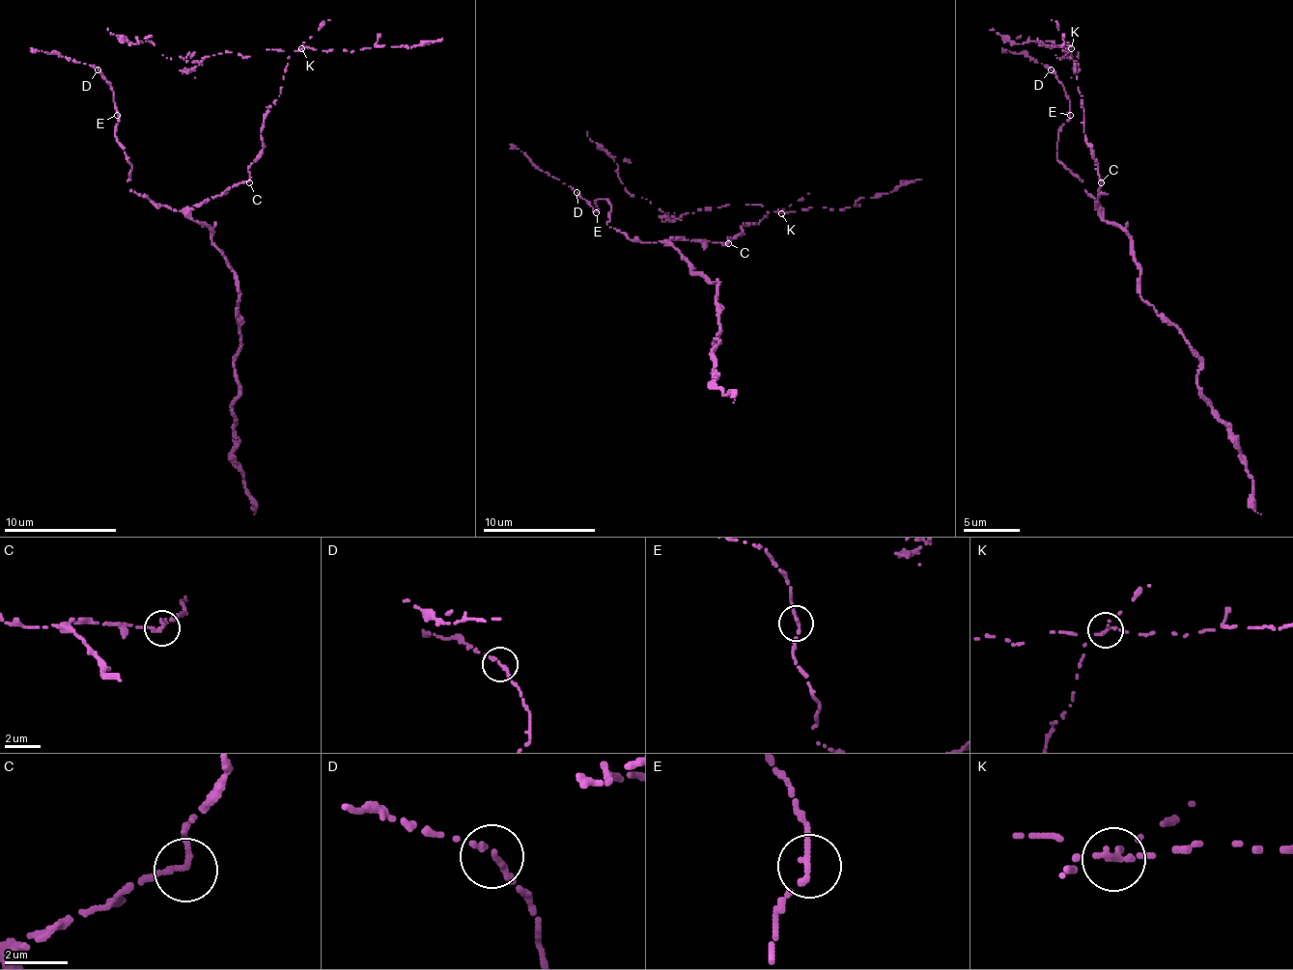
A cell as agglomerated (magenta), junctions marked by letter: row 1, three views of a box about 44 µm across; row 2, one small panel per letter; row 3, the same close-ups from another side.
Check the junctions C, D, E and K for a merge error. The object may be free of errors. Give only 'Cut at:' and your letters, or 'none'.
Cut at: K

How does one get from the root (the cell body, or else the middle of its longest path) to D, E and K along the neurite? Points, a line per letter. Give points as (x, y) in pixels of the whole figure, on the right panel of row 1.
D: (1101, 187), (1098, 210), (1098, 202), (1056, 156), (1059, 128), (1070, 118), (1070, 100), (1051, 69)
E: (1101, 187), (1098, 210), (1098, 202), (1056, 156), (1059, 128), (1070, 115)
K: (1101, 187), (1098, 162), (1084, 137), (1084, 109), (1076, 67), (1070, 59), (1070, 47)

